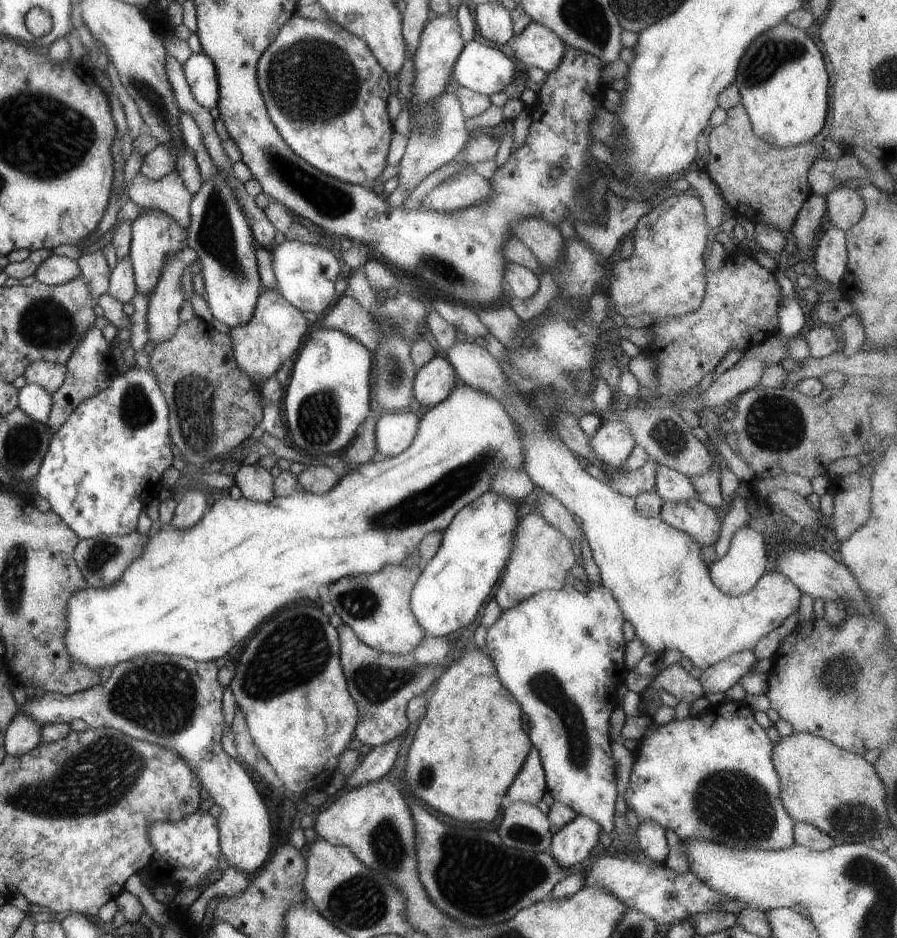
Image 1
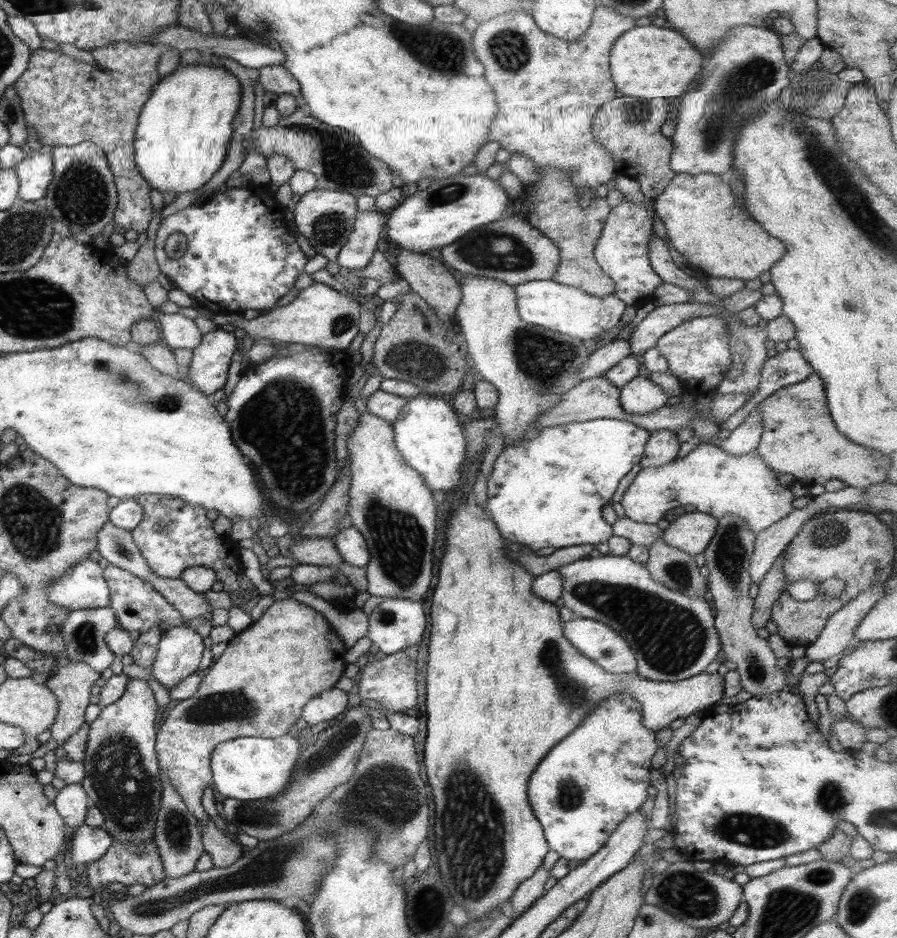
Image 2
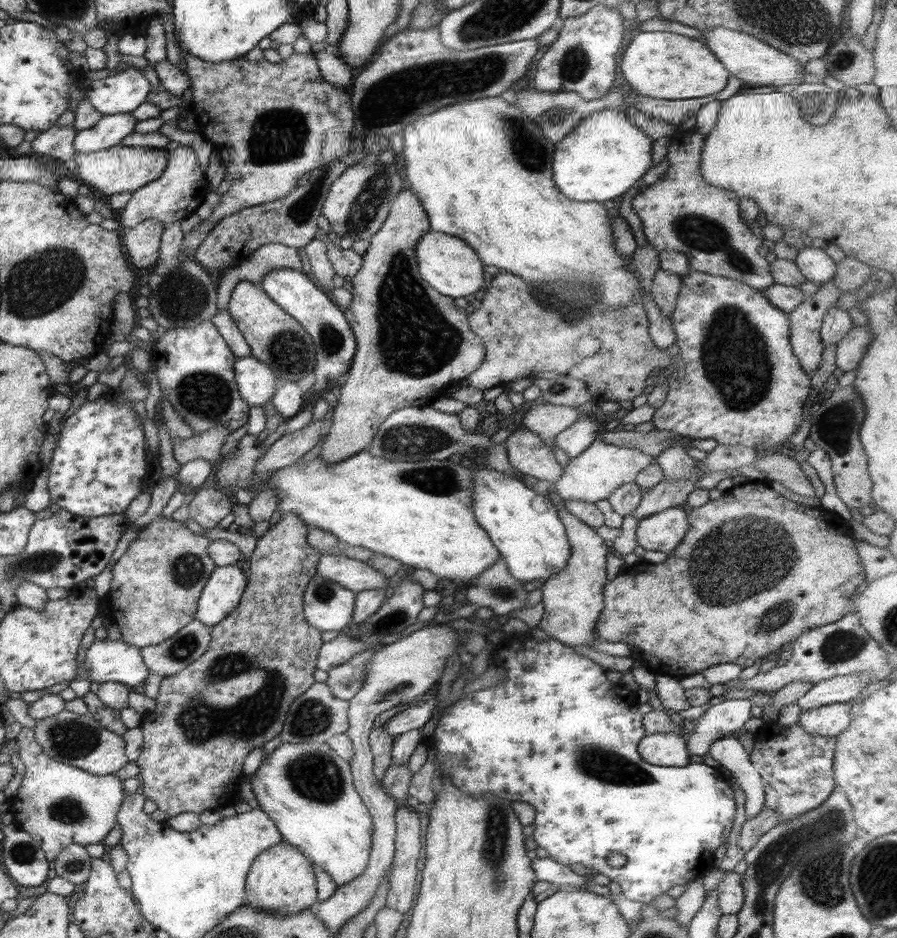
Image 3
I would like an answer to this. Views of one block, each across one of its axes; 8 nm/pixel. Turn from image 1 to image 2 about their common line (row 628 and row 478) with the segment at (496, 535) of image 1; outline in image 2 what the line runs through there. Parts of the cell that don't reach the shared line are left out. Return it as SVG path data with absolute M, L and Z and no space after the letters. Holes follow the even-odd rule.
M431 392L419 394L407 399L407 402L399 409L395 421L391 424L395 448L403 457L403 460L423 479L429 490L441 490L443 494L453 490L459 484L461 461L463 460L466 446L464 434L457 422L457 416L451 406L442 399L435 398Z

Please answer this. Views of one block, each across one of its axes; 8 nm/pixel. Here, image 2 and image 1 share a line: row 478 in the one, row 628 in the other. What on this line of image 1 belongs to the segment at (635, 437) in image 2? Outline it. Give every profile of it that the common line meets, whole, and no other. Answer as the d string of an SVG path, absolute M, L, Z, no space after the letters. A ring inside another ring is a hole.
M571 583L569 586L559 590L542 590L524 598L521 602L515 603L515 606L501 611L501 614L489 628L486 628L485 647L482 651L491 659L495 667L497 676L511 696L517 700L521 712L529 718L529 738L540 756L542 769L544 772L544 781L546 792L551 795L554 801L563 803L572 808L577 815L587 815L606 833L614 829L614 810L615 798L615 769L613 758L611 757L611 740L609 738L609 716L617 706L616 687L620 685L629 671L624 663L625 638L621 634L621 624L624 618L622 610L617 606L615 599L611 596L602 584L589 583L587 586L579 586Z

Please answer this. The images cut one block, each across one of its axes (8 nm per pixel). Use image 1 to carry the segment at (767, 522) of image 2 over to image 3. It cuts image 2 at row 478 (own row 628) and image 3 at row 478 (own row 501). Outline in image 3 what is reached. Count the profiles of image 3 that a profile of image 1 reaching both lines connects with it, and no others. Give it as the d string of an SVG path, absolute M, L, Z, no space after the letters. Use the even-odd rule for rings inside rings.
M596 438L579 456L569 459L561 477L551 484L551 493L561 500L581 500L594 503L611 495L613 489L635 480L635 475L653 463L655 458L623 446L608 445Z

